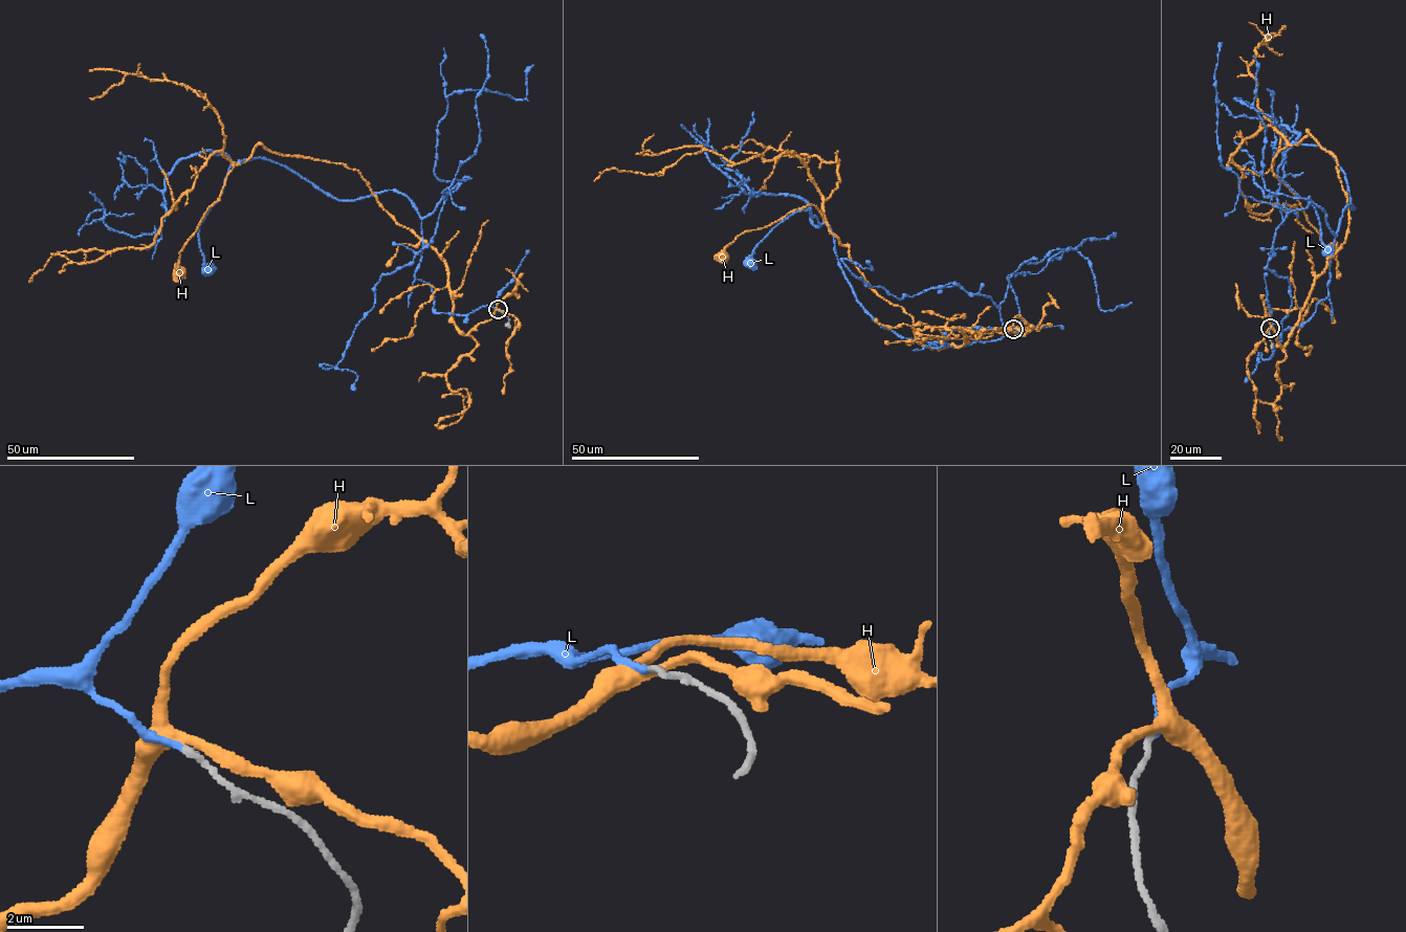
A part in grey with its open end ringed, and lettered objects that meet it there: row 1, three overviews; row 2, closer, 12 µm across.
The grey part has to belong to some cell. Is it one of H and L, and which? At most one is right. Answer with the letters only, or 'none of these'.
L

